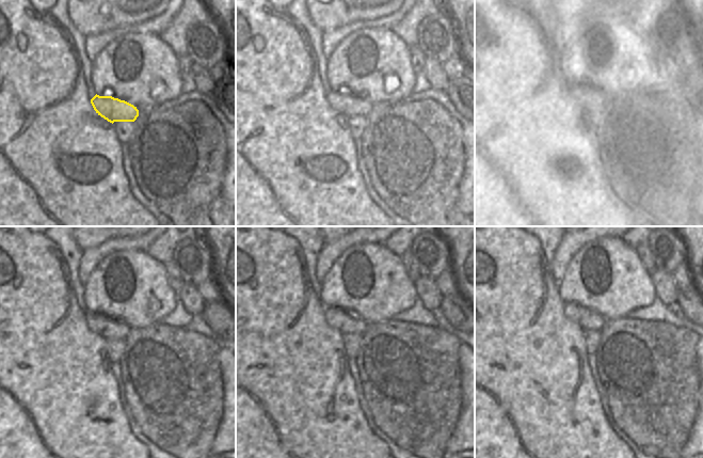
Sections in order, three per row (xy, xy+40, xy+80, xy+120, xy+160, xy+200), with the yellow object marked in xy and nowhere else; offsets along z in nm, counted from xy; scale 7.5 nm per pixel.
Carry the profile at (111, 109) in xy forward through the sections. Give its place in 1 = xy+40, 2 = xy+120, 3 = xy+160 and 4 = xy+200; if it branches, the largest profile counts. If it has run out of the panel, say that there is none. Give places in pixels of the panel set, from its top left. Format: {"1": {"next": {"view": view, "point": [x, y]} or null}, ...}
{"1": {"next": {"view": "xy+40", "point": [344, 103]}}, "2": {"next": {"view": "xy+120", "point": [108, 328]}}, "3": {"next": {"view": "xy+160", "point": [344, 321]}}, "4": {"next": {"view": "xy+200", "point": [585, 318]}}}

